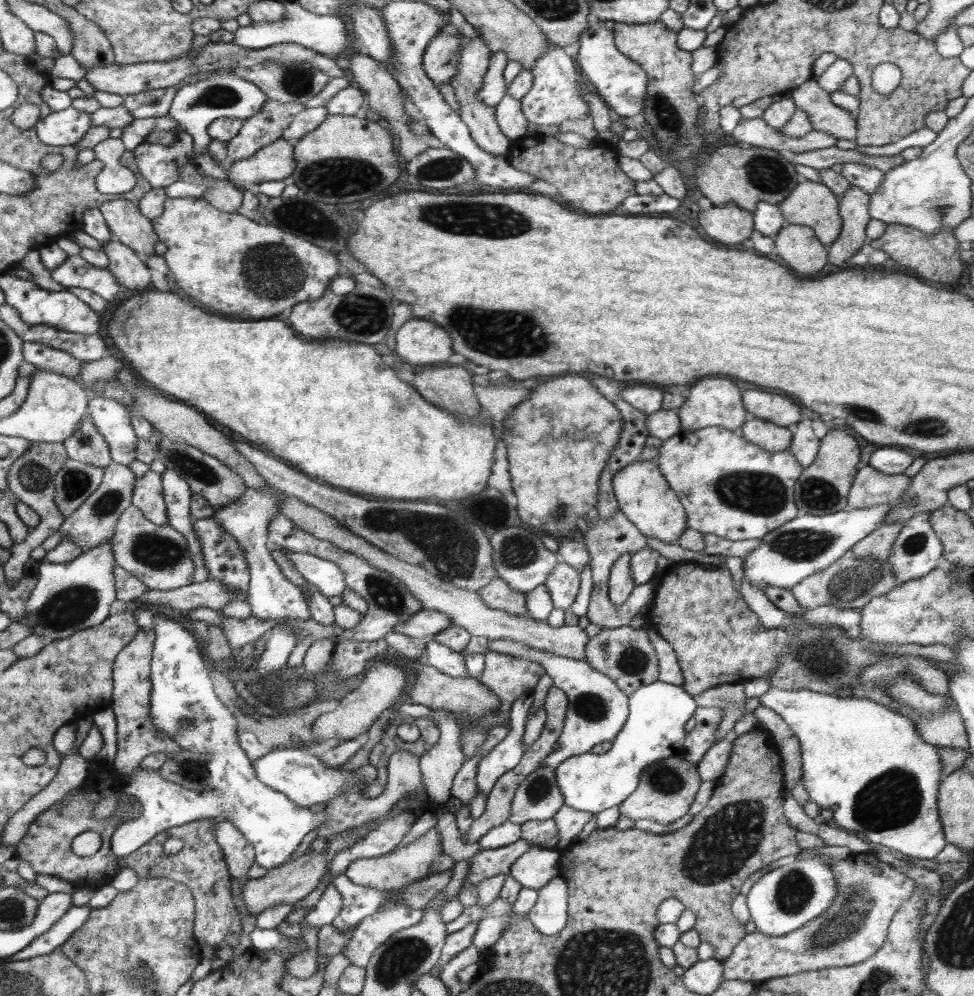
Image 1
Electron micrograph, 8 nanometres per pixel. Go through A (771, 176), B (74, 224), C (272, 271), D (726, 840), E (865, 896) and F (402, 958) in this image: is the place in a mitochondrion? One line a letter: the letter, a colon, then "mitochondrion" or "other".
A: mitochondrion
B: other
C: mitochondrion
D: mitochondrion
E: mitochondrion
F: mitochondrion

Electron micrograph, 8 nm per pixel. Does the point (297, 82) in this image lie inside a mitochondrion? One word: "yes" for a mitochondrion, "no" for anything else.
yes

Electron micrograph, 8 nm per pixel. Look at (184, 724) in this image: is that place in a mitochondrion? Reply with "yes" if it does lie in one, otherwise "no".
yes

